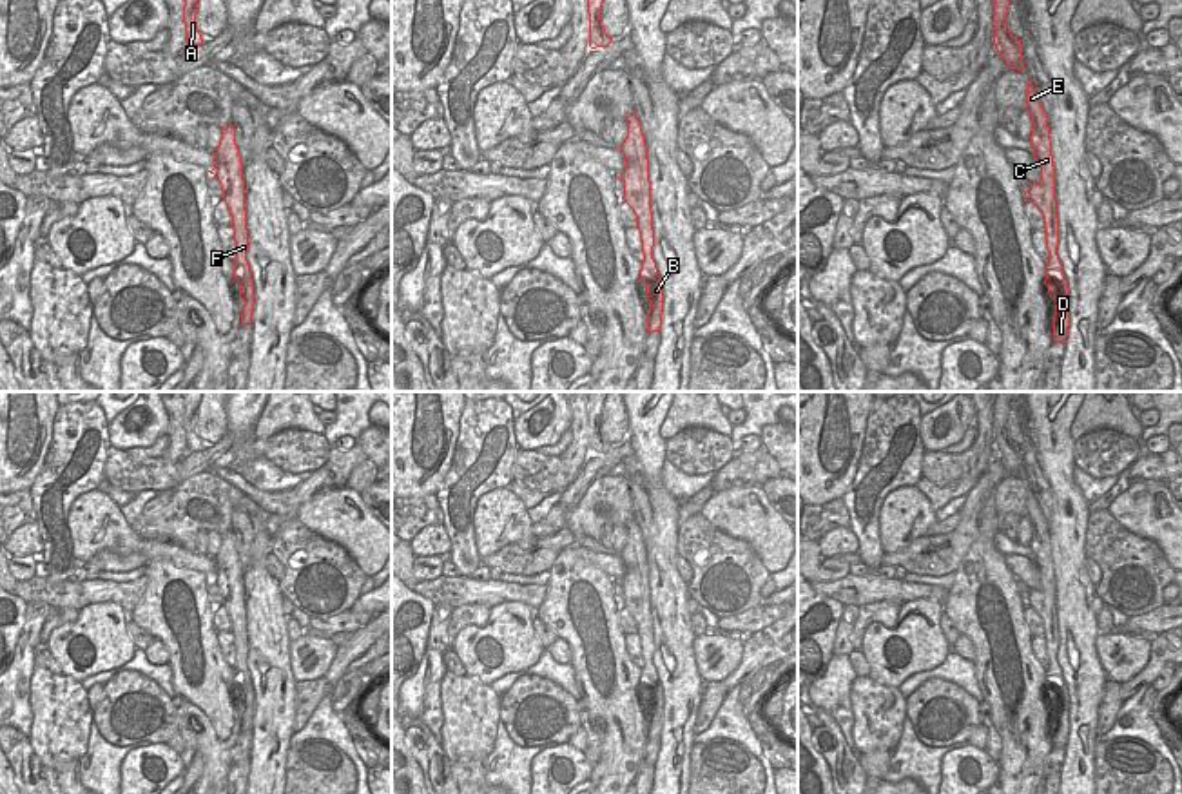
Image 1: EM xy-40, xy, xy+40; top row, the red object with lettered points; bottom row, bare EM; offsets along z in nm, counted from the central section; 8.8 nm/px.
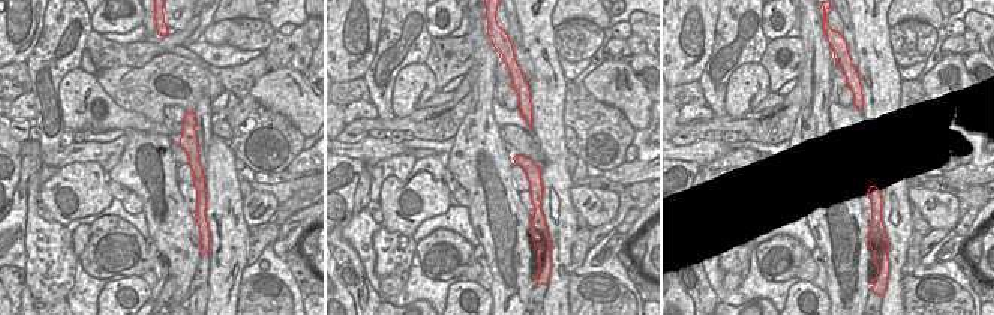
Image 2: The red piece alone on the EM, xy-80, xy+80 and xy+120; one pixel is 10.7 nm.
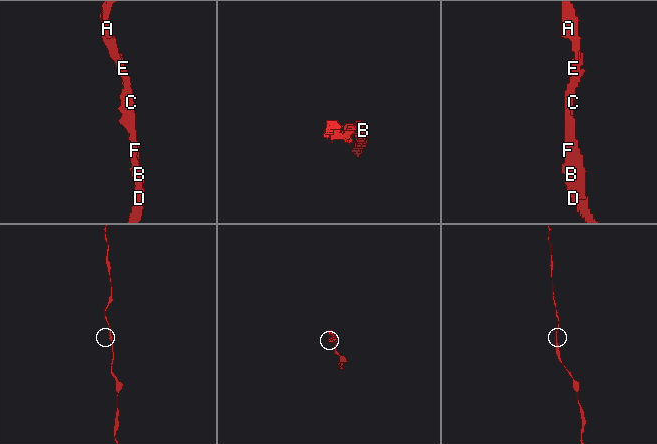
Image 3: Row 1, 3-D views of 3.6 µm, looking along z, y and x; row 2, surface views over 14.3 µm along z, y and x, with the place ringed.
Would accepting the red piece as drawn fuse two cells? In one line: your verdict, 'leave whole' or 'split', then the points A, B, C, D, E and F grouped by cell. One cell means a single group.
leave whole | A B C D E F

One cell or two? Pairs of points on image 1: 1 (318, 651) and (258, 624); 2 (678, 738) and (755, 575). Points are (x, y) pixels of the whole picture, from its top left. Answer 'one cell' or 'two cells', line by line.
1: two cells
2: two cells

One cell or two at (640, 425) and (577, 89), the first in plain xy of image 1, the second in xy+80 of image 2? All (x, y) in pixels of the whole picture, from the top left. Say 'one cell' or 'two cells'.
two cells

